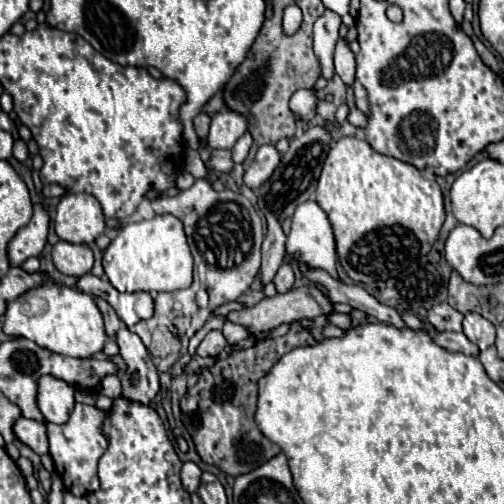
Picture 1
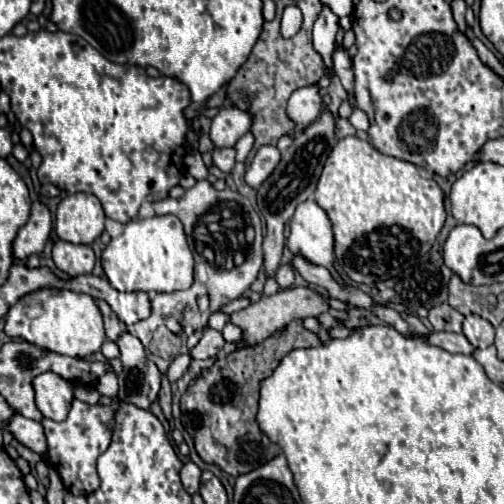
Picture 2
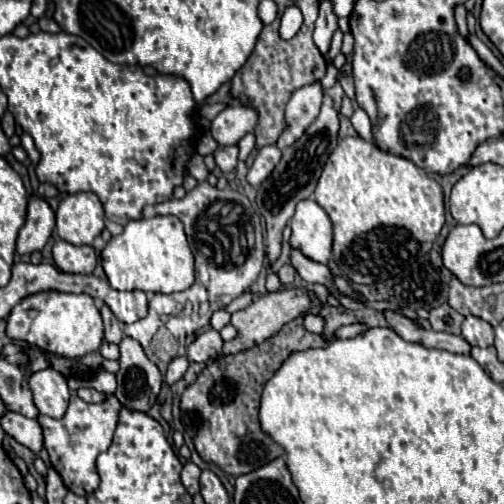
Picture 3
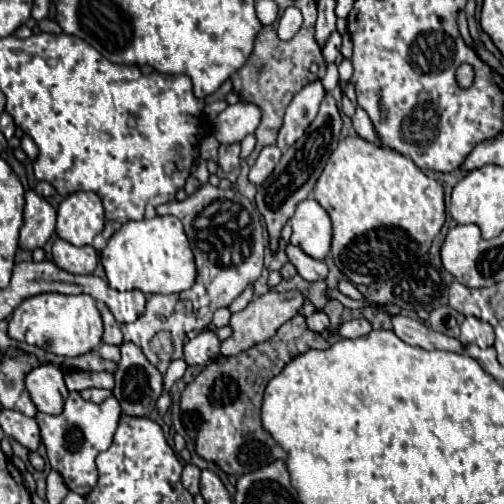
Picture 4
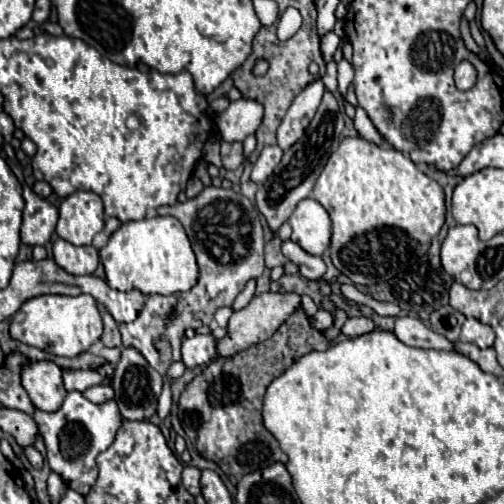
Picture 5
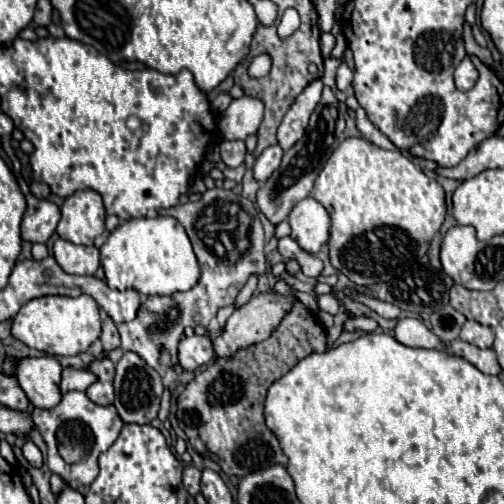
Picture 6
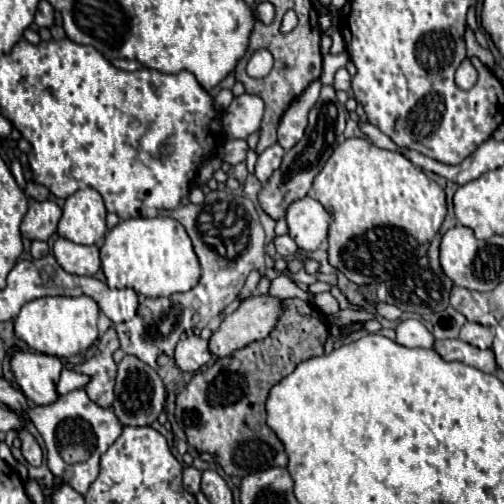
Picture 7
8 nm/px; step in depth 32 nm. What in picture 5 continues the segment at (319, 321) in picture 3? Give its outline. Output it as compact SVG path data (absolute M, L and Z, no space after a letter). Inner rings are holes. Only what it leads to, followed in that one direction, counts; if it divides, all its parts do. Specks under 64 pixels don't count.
M324 309L319 311L311 318L312 325L320 331L324 331L333 325L333 316Z

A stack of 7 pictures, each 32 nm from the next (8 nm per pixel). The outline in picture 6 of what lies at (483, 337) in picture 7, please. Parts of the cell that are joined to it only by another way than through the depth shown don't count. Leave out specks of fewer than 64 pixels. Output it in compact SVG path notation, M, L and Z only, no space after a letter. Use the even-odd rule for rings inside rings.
M468 320L468 322L462 326L460 340L470 342L470 344L474 344L474 346L478 346L478 348L490 348L490 346L492 346L492 328Z

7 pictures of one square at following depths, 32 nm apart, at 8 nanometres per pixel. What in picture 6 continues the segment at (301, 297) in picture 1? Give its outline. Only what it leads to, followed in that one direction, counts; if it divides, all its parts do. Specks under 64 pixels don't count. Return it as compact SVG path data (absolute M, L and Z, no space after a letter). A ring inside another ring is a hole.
M272 292L252 296L244 306L236 308L234 314L226 320L226 324L222 326L222 334L212 338L214 354L216 356L232 356L240 348L248 348L248 346L252 346L256 342L266 340L274 332L274 328L280 324L284 314L292 308L294 300L296 298L292 298L292 296L278 296L278 294L272 294Z

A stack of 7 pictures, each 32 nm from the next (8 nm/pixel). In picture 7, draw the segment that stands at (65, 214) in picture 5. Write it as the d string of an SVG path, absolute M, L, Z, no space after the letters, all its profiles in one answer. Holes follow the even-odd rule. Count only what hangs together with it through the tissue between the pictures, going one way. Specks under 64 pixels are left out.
M90 186L66 198L58 234L76 244L96 244L106 234L106 208L100 192Z

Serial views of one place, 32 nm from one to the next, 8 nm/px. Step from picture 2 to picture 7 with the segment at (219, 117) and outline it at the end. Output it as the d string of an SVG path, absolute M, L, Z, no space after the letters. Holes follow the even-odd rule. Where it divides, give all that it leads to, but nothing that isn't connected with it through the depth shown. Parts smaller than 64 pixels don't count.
M240 94L222 114L222 128L228 138L248 138L260 128L262 100L256 94Z

